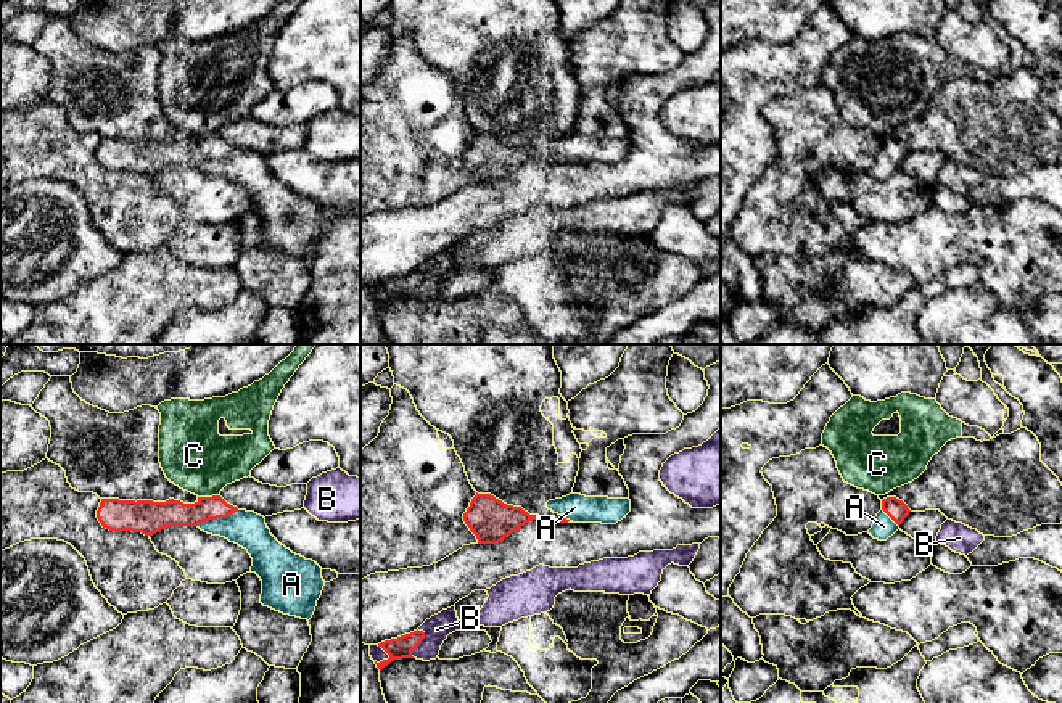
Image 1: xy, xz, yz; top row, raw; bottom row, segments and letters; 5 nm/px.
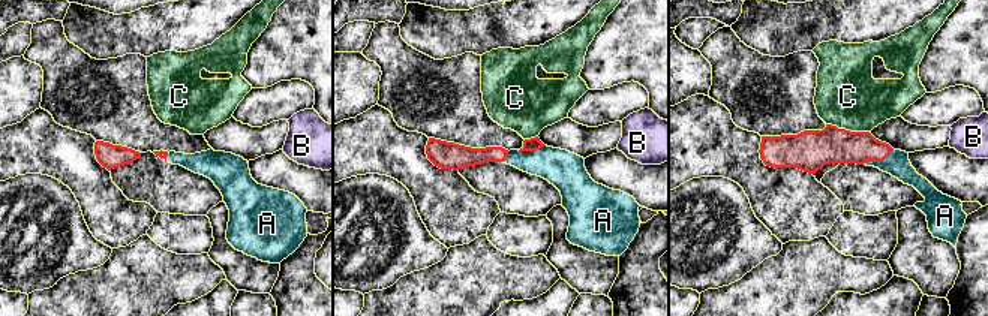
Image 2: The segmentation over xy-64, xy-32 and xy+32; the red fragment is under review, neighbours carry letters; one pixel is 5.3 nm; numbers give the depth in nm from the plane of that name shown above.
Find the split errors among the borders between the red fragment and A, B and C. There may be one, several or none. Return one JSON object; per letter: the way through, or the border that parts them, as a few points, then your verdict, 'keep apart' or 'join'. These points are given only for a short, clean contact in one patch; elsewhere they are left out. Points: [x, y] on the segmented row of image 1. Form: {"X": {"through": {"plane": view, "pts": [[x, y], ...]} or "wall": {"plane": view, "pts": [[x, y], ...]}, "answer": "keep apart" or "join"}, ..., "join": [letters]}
{"A": {"answer": "join"}, "B": {"wall": {"plane": "xz", "pts": [[422, 629], [423, 639], [412, 652], [412, 657]]}, "answer": "keep apart"}, "C": {"answer": "keep apart"}, "join": ["A"]}

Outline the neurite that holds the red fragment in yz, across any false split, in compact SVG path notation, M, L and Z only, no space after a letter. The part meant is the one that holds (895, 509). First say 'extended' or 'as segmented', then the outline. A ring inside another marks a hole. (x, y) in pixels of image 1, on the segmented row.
extended; M887 497L882 500L882 510L877 513L872 528L867 531L874 539L887 541L898 529L904 518L909 515L908 505L896 499Z

